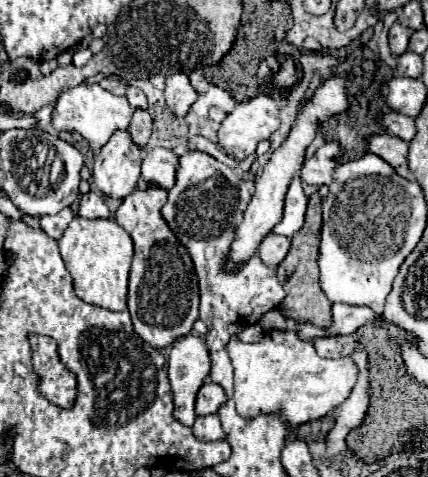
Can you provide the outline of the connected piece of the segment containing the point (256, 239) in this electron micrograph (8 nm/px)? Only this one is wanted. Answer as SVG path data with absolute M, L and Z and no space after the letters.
M348 74L330 76L328 80L324 80L314 90L314 94L312 94L310 100L304 100L300 104L296 122L294 122L288 138L280 144L278 150L272 152L272 158L264 166L262 176L256 180L256 192L254 192L252 200L250 200L246 212L244 212L244 220L236 228L236 238L232 242L232 256L230 256L228 268L234 268L234 266L240 266L242 262L246 262L256 252L256 248L260 246L260 240L264 240L264 236L282 220L282 208L284 208L284 196L288 192L288 184L292 182L294 174L300 172L300 168L304 164L306 148L316 138L316 126L348 110L348 94L346 94L348 88L350 88Z

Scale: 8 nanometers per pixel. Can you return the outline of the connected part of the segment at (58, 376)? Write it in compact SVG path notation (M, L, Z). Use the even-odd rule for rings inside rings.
M30 336L30 344L42 396L60 408L70 408L76 398L76 378L60 364L56 342L48 336Z

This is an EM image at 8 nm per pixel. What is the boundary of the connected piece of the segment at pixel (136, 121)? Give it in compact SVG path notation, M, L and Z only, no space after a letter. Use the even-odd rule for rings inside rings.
M136 110L134 118L132 118L130 126L128 126L128 132L130 132L132 140L140 148L144 148L148 144L148 140L150 140L150 134L152 134L152 118L150 118L150 114L146 110Z

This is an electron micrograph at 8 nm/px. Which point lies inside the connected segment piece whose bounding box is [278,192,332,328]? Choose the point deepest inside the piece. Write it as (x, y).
(298, 272)

